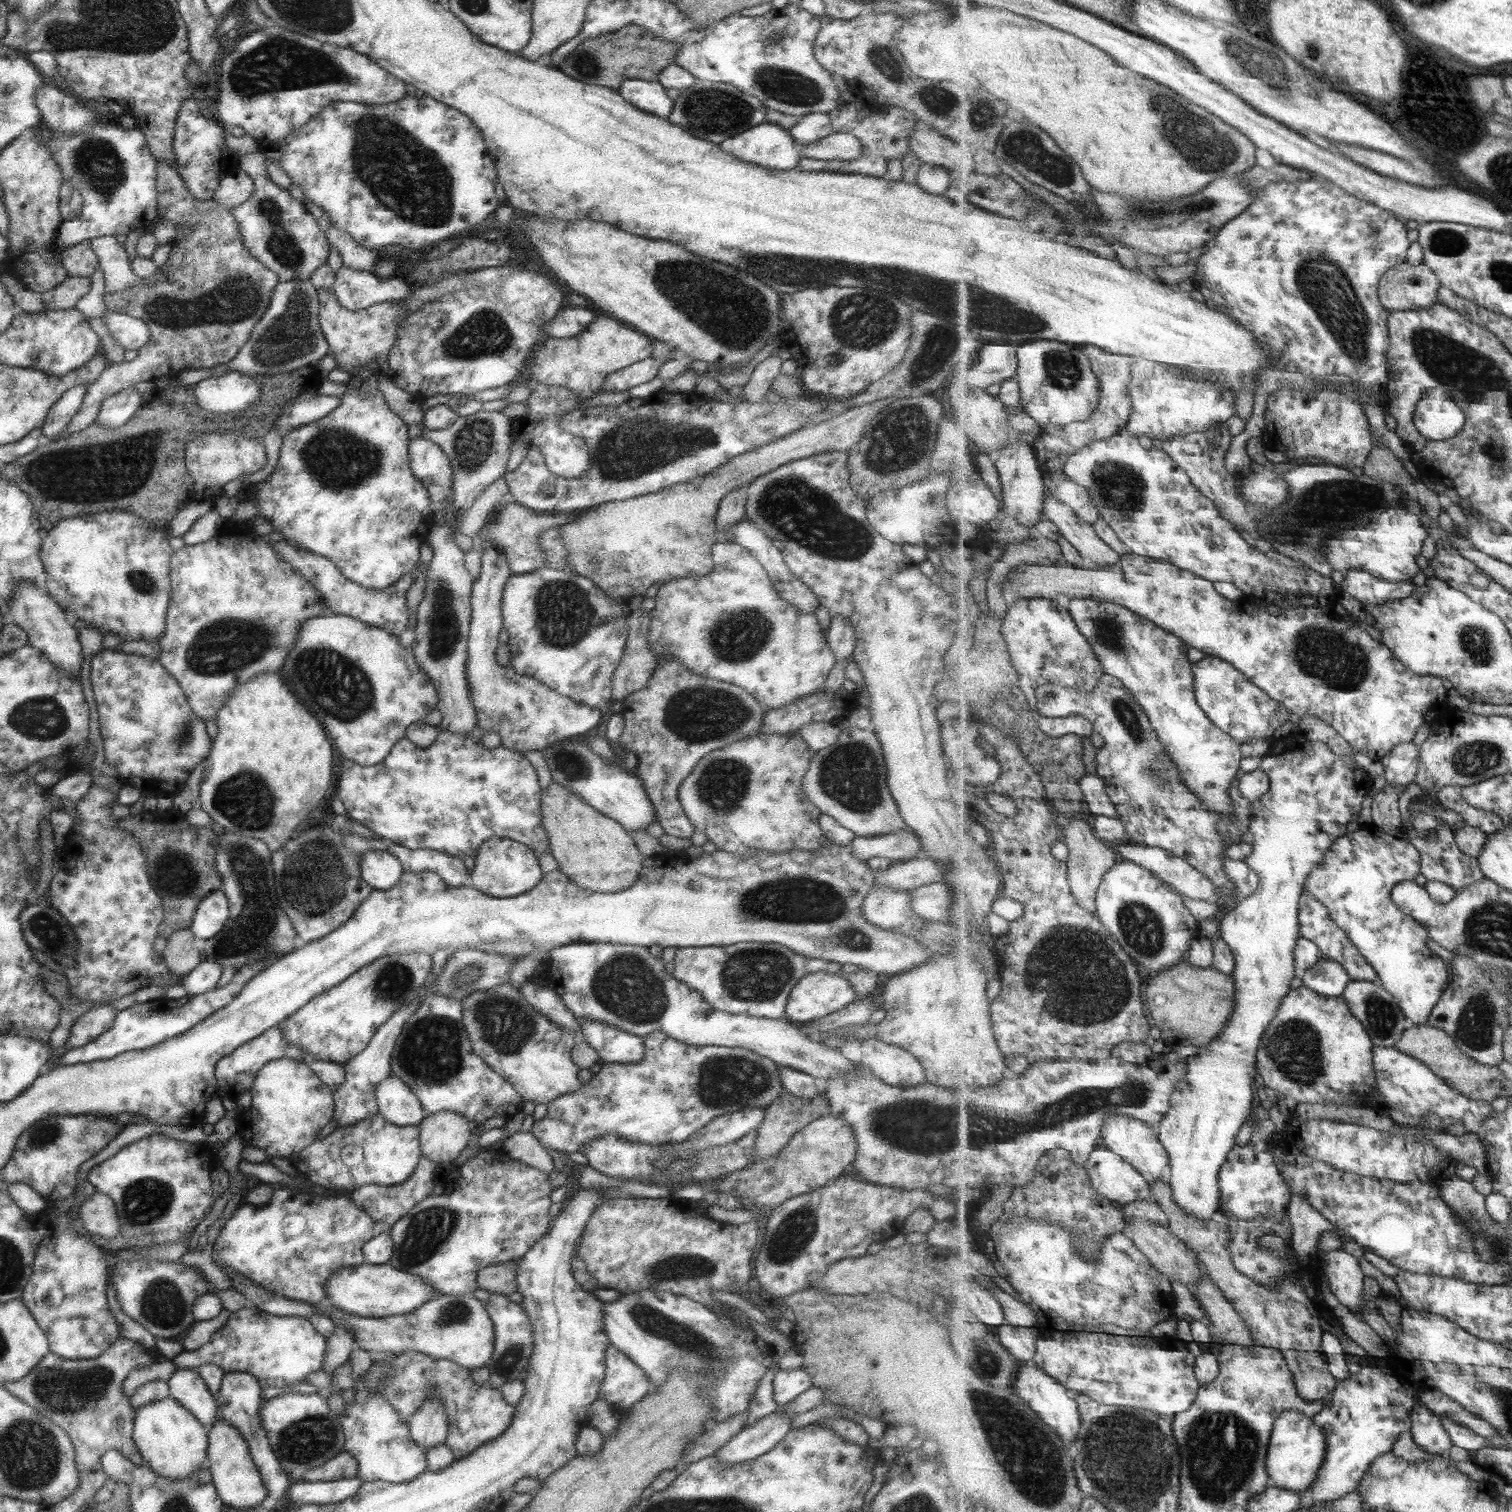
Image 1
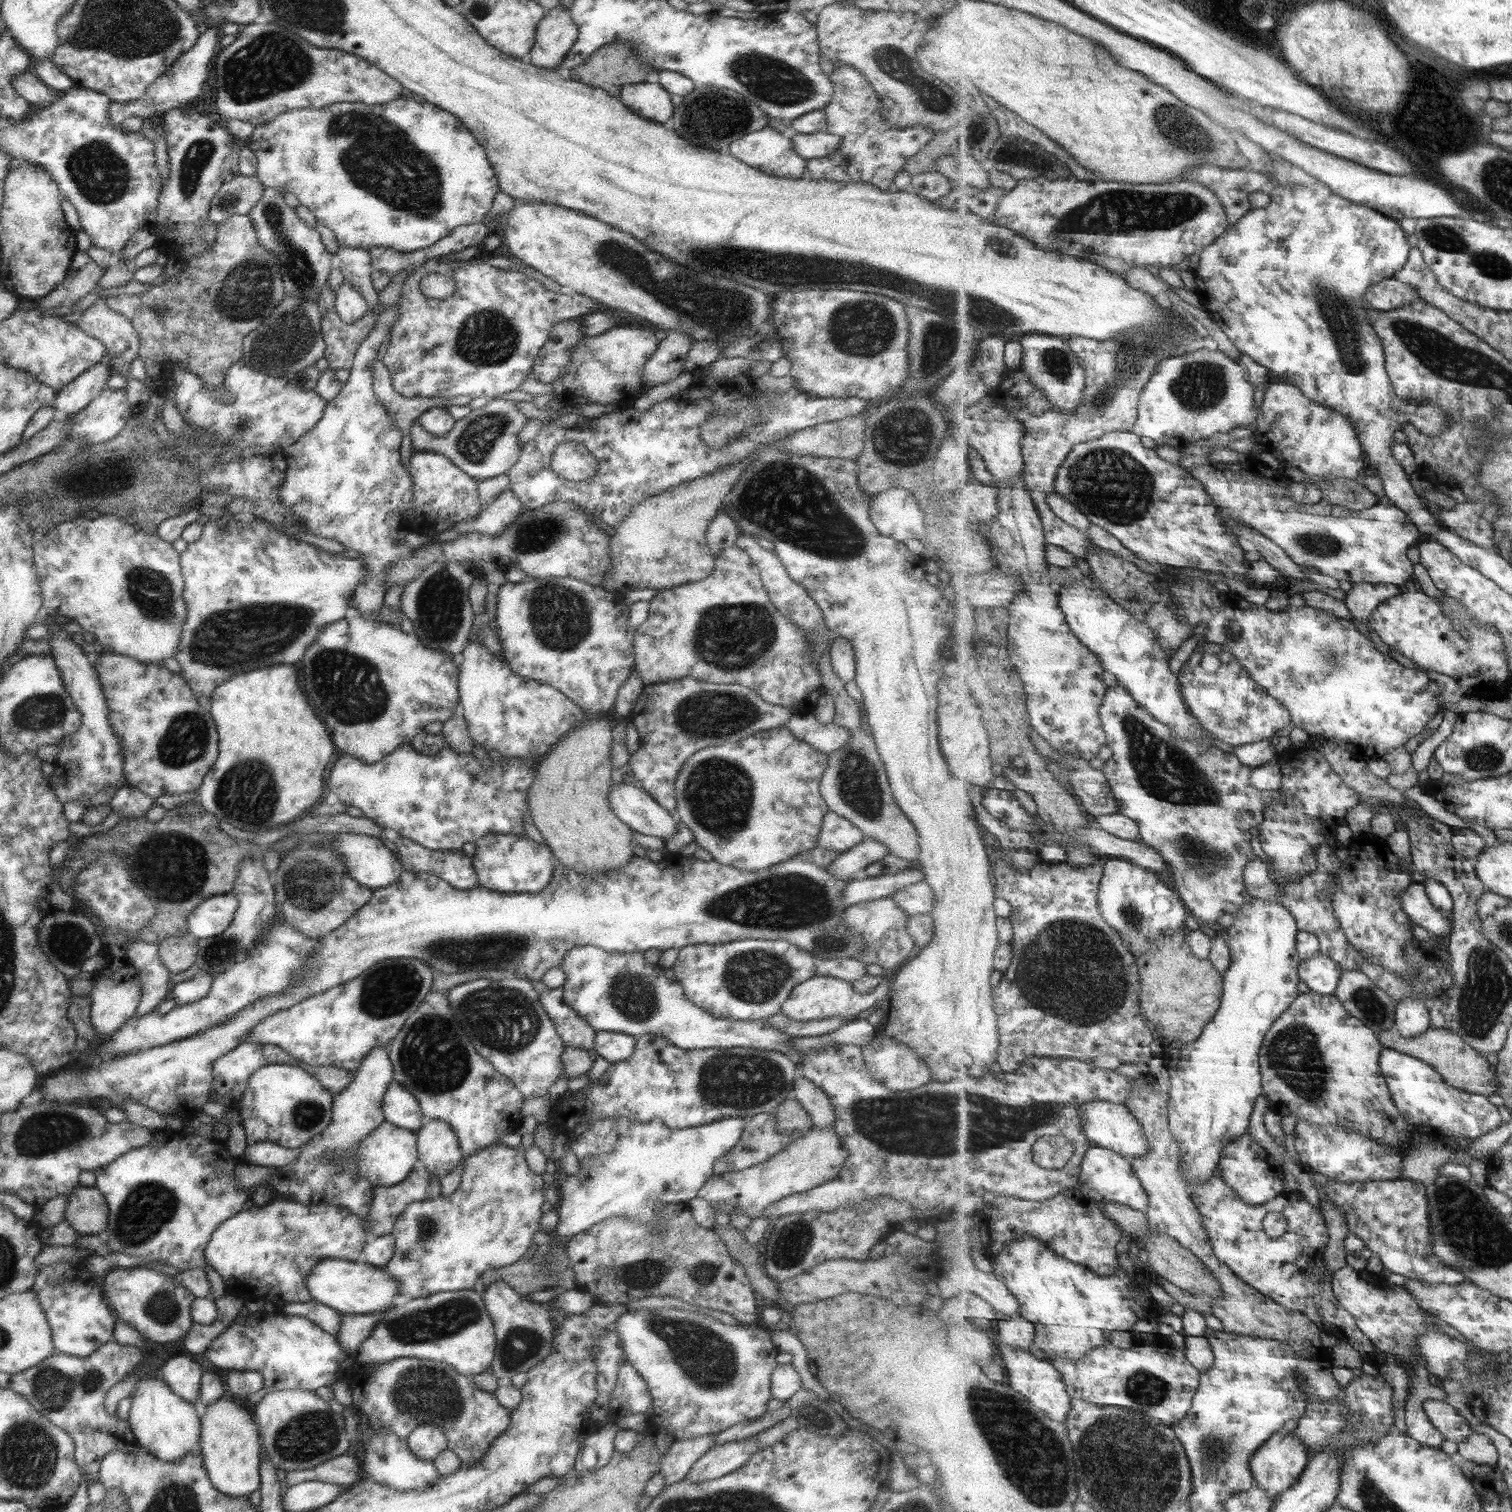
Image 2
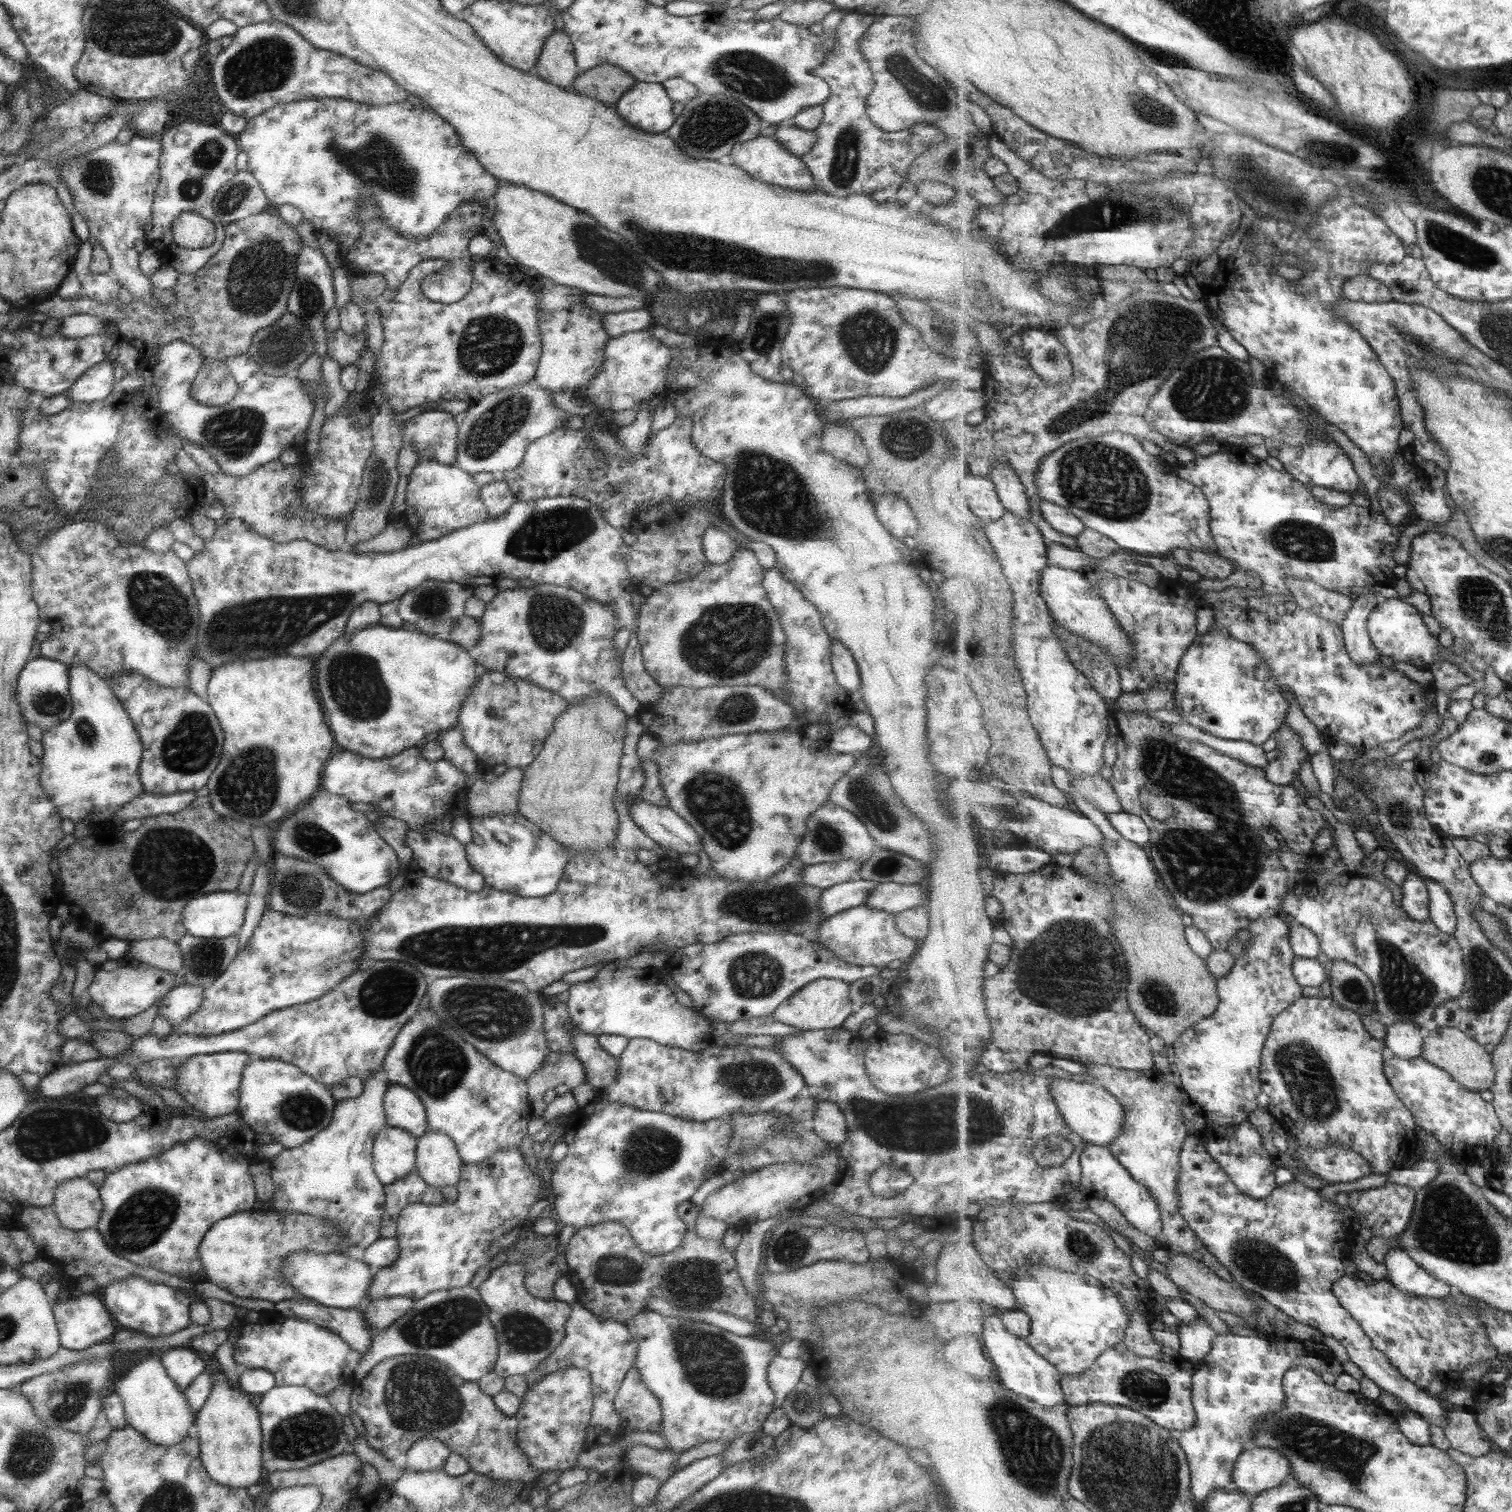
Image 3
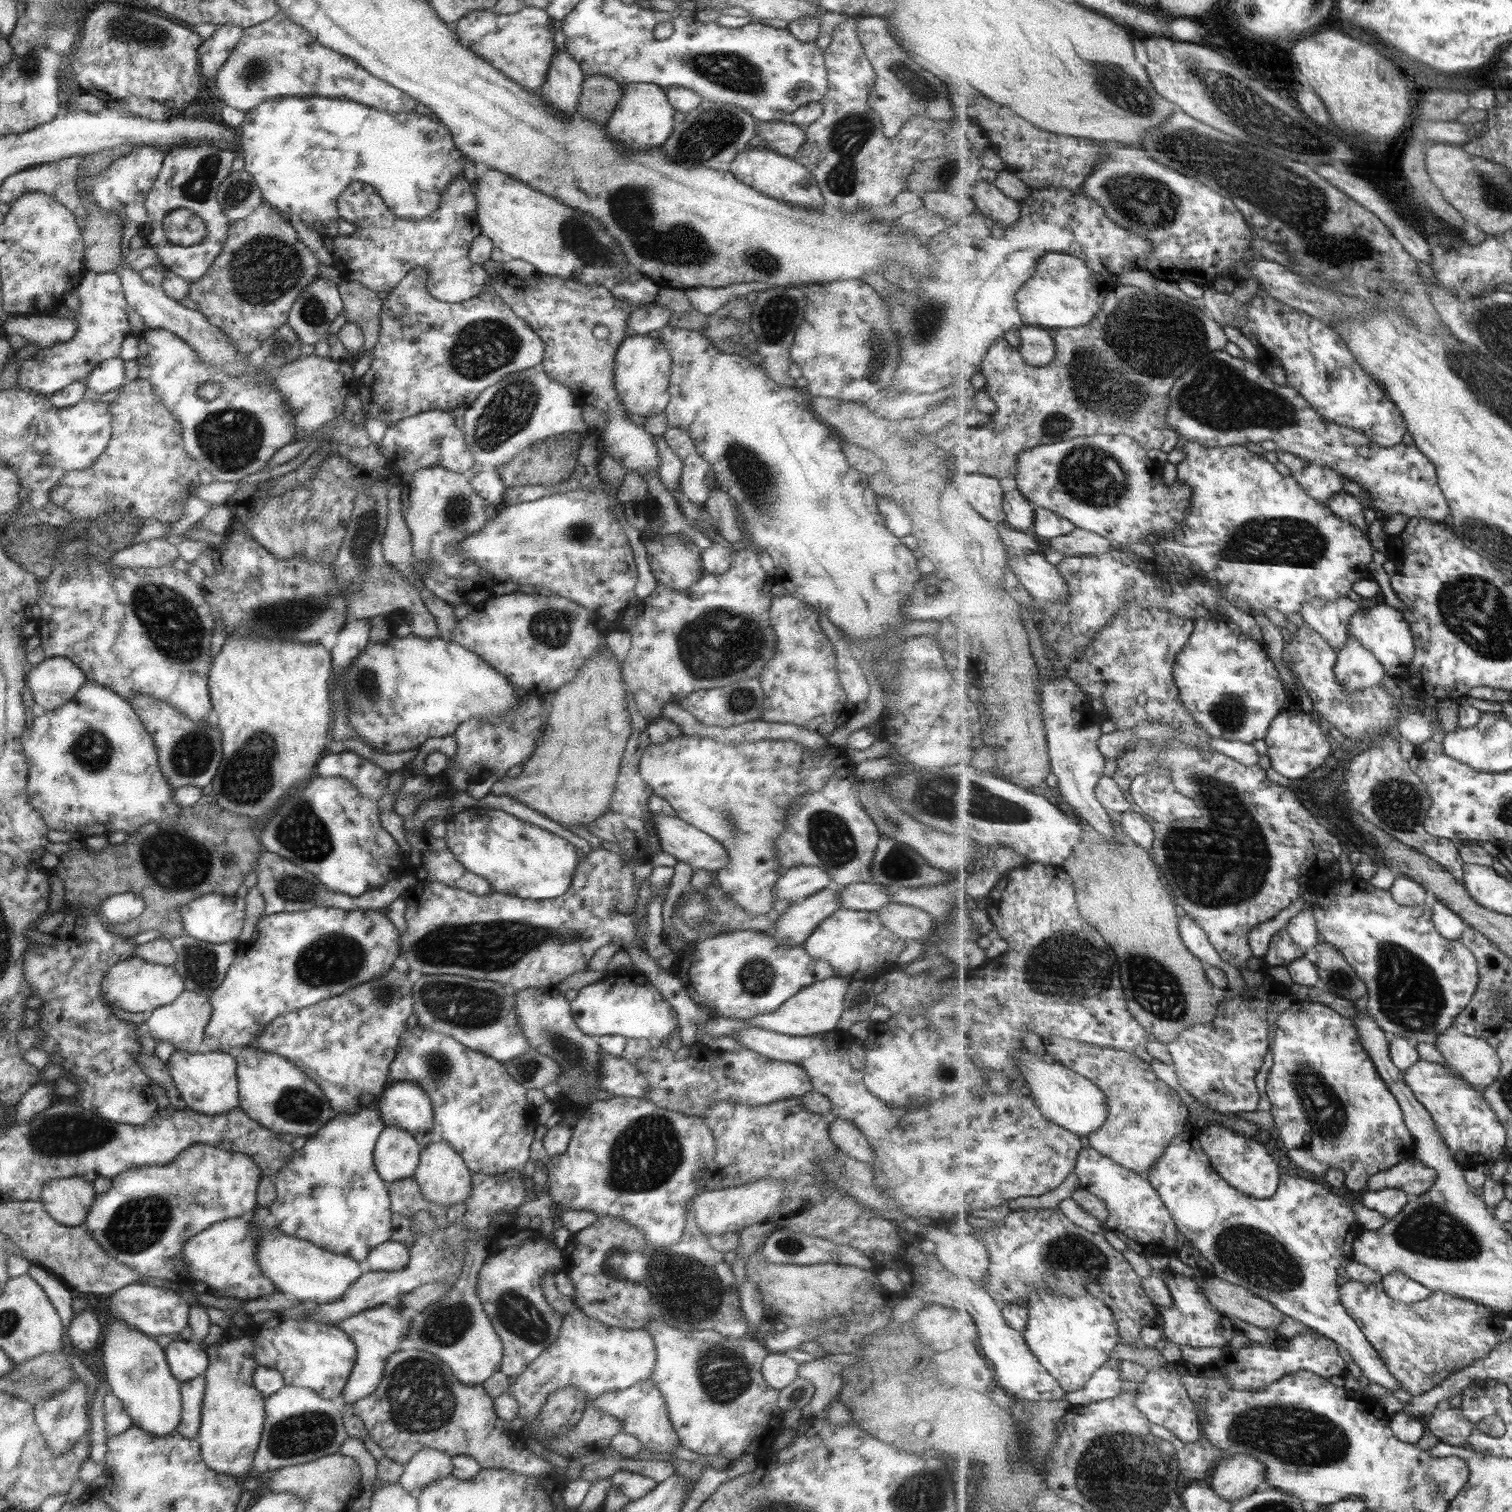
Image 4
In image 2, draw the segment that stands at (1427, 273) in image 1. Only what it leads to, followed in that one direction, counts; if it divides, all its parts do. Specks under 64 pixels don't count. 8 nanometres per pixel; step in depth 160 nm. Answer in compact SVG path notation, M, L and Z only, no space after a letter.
M1396 275L1370 286L1365 298L1377 310L1395 310L1414 300L1421 299L1419 293L1410 285L1399 282Z

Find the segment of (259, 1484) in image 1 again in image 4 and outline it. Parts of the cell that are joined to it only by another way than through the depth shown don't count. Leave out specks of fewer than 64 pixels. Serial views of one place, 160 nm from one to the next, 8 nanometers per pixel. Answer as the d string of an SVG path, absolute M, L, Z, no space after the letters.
M227 1332L221 1340L205 1346L208 1358L207 1368L203 1371L204 1391L200 1402L200 1423L195 1436L200 1448L203 1464L219 1474L241 1476L246 1478L252 1467L252 1458L257 1448L264 1421L264 1399L252 1385L253 1371L258 1367L254 1359L254 1346L250 1334L243 1333L236 1339L231 1339Z

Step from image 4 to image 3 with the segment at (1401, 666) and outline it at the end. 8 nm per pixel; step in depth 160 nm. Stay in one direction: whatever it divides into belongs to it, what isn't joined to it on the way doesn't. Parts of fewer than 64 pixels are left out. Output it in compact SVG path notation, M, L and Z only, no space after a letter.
M1395 596L1393 599L1384 598L1368 618L1368 630L1375 648L1394 662L1407 662L1421 669L1429 668L1433 662L1441 660L1439 640L1429 632L1423 622L1423 615L1417 608L1407 604Z

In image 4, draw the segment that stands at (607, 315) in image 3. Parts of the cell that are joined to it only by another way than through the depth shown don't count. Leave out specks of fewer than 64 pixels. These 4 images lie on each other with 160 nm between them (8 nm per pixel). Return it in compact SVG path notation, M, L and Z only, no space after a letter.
M643 304L633 309L626 324L626 336L646 335L651 330L659 330L668 324L671 312L657 304Z

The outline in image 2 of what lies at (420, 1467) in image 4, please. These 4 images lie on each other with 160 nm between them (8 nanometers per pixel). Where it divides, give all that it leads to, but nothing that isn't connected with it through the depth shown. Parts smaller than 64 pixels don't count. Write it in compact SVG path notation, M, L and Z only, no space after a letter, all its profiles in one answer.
M422 1424L415 1427L405 1440L407 1448L417 1458L432 1461L446 1449L446 1438L443 1431L433 1424Z

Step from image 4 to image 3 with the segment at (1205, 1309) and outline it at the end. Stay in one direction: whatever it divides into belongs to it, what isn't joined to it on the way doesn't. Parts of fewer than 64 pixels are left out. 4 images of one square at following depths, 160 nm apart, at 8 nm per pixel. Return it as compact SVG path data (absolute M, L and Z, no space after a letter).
M1201 1317L1190 1323L1178 1322L1174 1329L1180 1338L1179 1355L1197 1365L1206 1359L1218 1337L1217 1332Z

